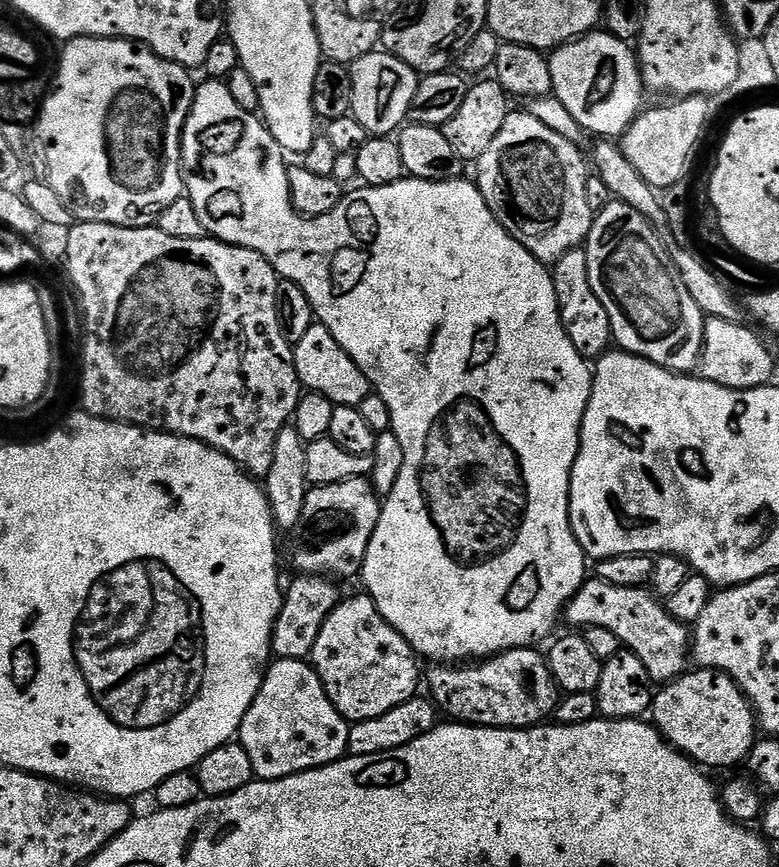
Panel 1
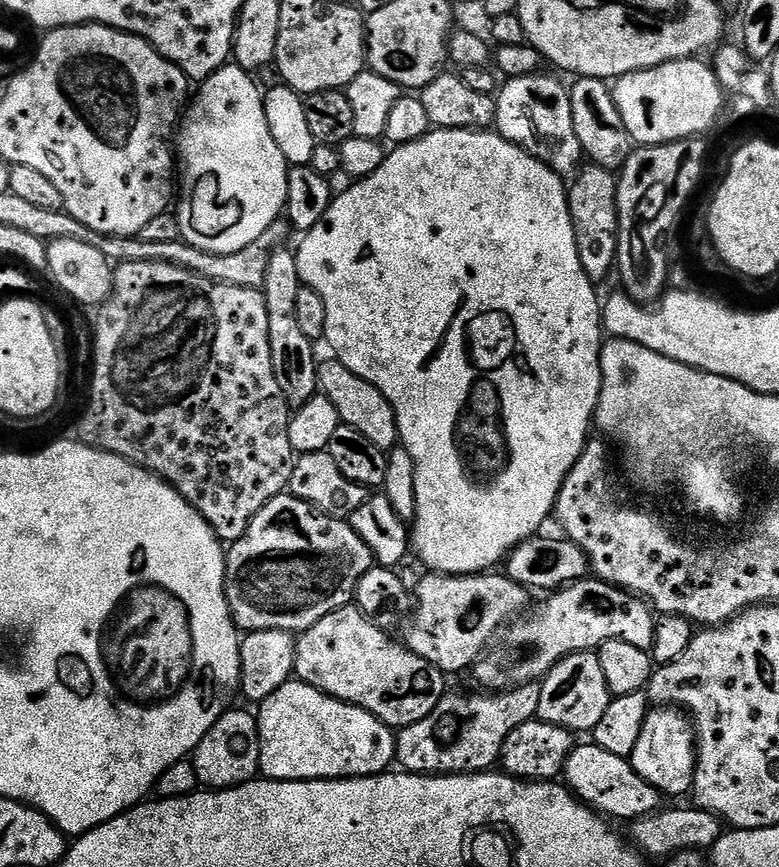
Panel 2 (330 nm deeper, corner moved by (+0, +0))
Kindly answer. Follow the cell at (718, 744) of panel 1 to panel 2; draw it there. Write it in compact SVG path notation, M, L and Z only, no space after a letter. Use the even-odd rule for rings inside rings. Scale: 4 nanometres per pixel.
M668 706L653 707L642 722L630 759L634 771L665 797L680 796L683 792L685 795L692 786L694 767L694 732L689 717Z

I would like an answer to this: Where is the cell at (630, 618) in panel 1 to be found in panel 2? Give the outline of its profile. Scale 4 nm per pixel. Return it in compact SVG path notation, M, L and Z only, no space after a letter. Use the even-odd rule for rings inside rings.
M496 574L424 575L428 576L422 577L420 585L416 588L416 609L413 610L412 617L404 624L402 643L405 648L409 648L411 652L418 654L418 658L430 662L432 667L439 668L445 674L458 672L462 668L464 670L469 669L485 651L486 645L493 639L497 629L509 618L525 611L524 596L526 596L526 589L521 584L515 584L506 574L500 574L500 576L492 576Z

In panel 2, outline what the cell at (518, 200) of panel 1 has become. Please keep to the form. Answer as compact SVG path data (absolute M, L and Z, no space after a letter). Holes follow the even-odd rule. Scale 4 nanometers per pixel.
M533 70L525 76L513 76L503 81L502 87L495 93L496 118L495 131L505 136L510 142L514 142L522 150L526 150L534 158L541 160L559 174L572 174L582 162L582 153L578 134L574 134L574 118L570 118L569 89L564 88L552 76L543 76L543 71Z

